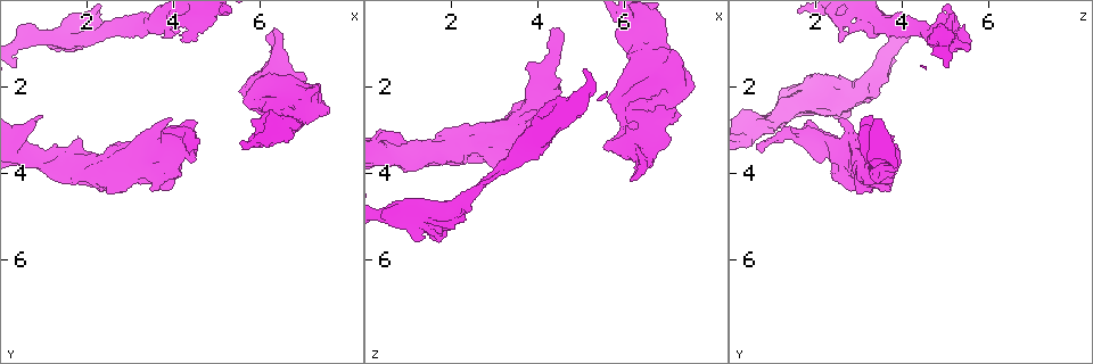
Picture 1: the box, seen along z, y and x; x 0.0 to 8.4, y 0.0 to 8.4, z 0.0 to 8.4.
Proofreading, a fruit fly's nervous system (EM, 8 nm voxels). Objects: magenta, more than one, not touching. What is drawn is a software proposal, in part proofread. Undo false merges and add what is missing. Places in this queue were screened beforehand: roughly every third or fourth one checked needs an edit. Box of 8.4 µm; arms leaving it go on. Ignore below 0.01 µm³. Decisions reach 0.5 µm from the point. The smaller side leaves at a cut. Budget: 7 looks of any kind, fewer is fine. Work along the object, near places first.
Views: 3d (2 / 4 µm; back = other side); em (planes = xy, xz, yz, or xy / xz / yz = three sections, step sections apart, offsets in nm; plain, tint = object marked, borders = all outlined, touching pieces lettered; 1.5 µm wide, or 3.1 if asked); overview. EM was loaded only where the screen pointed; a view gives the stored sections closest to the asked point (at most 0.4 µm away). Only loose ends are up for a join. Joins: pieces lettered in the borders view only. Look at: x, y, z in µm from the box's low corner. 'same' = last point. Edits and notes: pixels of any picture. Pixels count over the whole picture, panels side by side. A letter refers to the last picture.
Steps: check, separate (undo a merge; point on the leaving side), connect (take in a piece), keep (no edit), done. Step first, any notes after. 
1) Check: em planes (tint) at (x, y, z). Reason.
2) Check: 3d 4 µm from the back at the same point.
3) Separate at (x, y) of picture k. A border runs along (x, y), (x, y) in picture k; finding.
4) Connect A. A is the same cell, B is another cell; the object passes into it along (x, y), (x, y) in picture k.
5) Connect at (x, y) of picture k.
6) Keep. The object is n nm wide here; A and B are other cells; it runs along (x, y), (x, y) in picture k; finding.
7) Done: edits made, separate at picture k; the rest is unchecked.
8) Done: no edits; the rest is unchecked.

Check: em xy step 8 (borders) at (6.15, 0.85, 4.15). An open end.

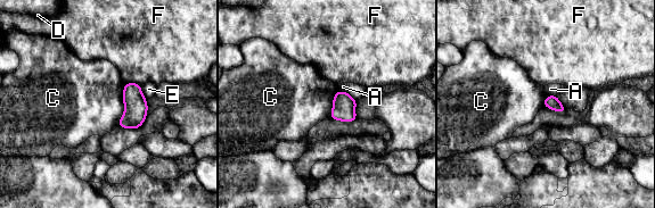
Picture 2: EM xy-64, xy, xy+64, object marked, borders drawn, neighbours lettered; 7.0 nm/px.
Keep. A, C, D, E and F are other cells; a border runs along (125, 83), (123, 115), (117, 125) in picture 2; no lettered piece goes on from it.

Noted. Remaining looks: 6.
Check: em planes (borders) at (4.35, 3.55, 0.70). An open end.

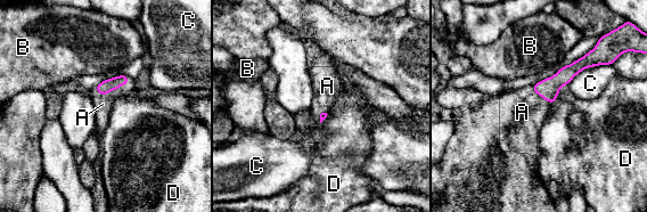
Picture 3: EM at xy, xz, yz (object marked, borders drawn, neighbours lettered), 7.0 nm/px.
Connect A. A is the same cell, B, C and D are other cells; the object passes into it along (104, 88), (114, 89), (103, 104) in picture 3; the neuron continues.

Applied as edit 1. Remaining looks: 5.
Check: overview. Redraw.

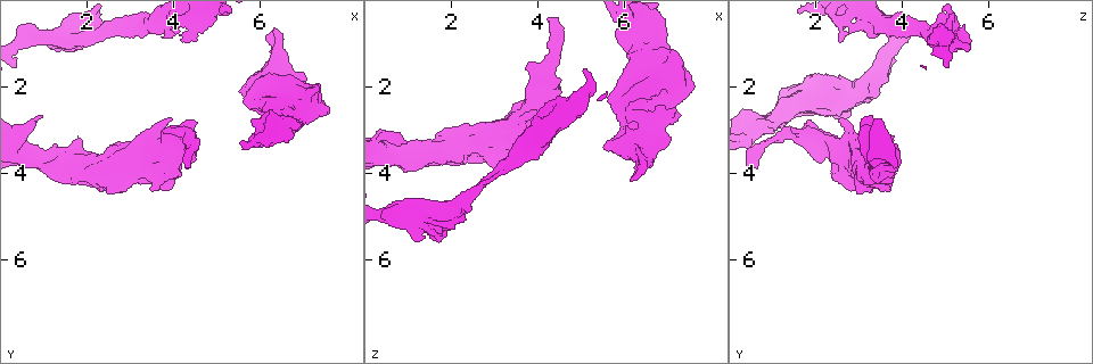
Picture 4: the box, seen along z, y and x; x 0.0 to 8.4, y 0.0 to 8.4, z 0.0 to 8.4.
Check: 3d 4 µm from the back at (0.75, 0.85, 4.85). Thick turns thin.

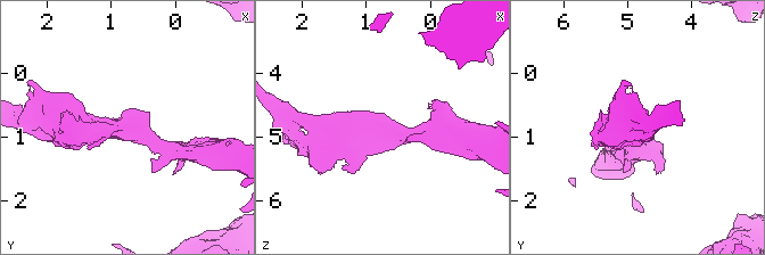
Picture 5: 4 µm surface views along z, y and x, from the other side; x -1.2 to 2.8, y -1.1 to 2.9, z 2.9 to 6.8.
Check: em planes (borders) at (0.70, 0.85, 4.95). Shape alone is not enough.

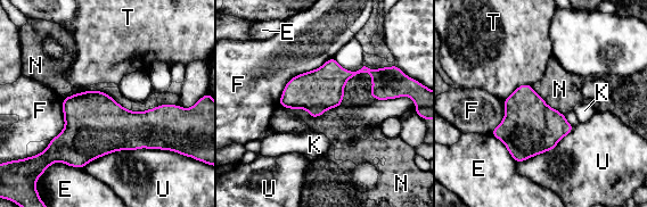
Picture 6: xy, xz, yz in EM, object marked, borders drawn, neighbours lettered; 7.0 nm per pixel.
Keep. The longest contact is with U, 700 nm; E, F, K, N, T and U are other cells; one neuron here.

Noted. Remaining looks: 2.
Done: edits made, connect at picture 3; the rest is unchecked.

